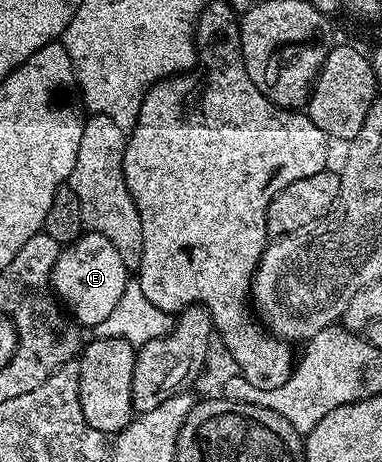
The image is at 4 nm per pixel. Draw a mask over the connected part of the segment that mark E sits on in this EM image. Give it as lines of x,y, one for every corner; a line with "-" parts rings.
87,231
62,250
59,259
56,260
50,282
53,291
62,301
62,304
67,309
69,307
68,312
72,315
72,318
84,328
95,329
99,323
103,323
104,319
107,319
108,315
111,315
112,311
115,311
120,296
123,295
123,291
129,284
127,276
129,276
129,270
123,263
123,259
120,258
115,245
101,233

